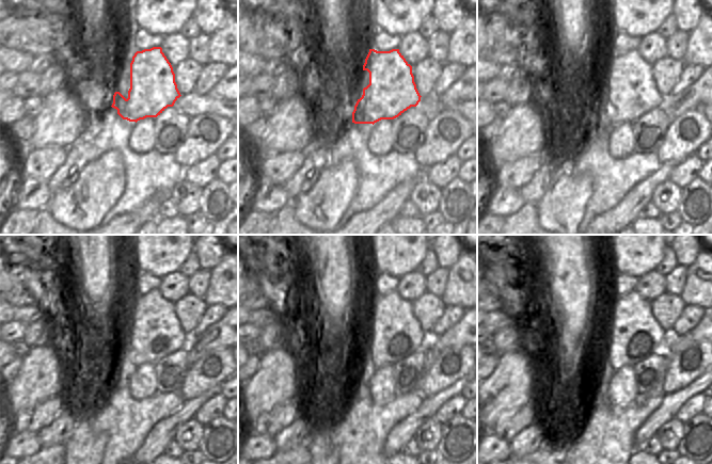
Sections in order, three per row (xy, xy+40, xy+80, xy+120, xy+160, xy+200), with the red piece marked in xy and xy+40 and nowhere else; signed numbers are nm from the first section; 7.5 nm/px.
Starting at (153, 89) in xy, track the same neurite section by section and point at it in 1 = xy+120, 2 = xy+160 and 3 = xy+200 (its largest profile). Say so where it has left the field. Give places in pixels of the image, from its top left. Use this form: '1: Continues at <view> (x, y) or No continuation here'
1: Continues at xy+120 (154, 332)
2: Continues at xy+160 (395, 334)
3: Continues at xy+200 (633, 335).

